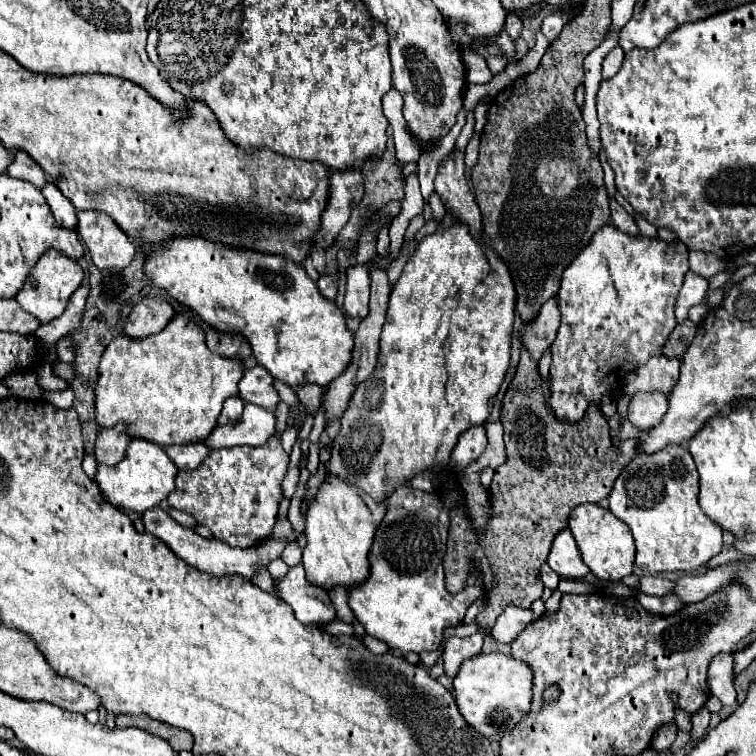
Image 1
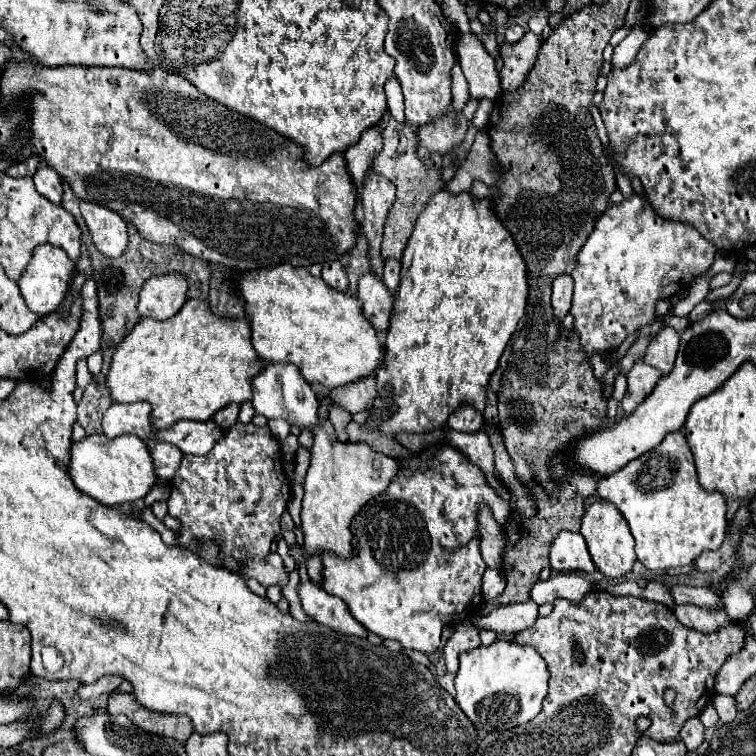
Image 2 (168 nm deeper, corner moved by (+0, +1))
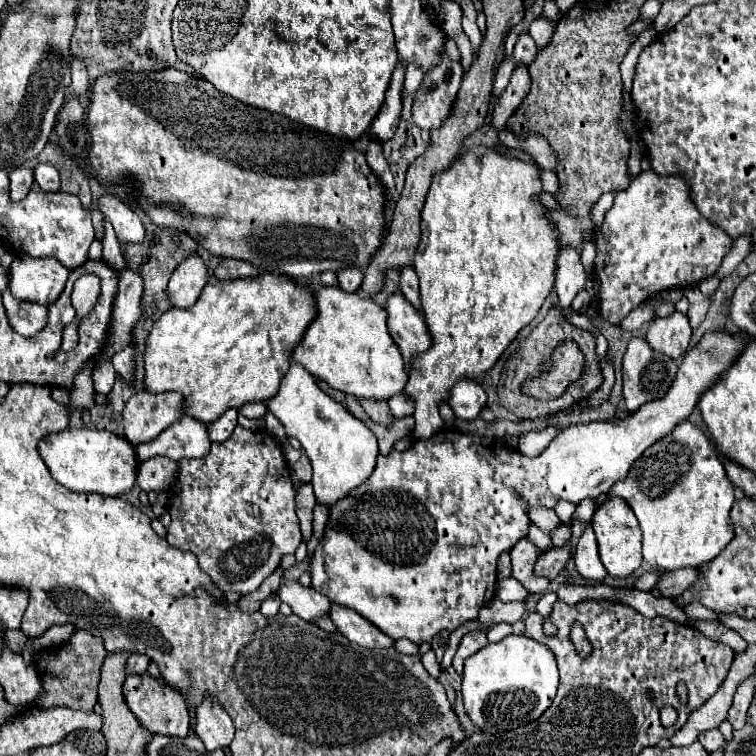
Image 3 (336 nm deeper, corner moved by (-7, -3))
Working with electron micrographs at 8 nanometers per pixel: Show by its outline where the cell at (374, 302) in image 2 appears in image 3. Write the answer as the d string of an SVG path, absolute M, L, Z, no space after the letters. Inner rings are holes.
M400 292L388 296L384 310L388 312L388 332L404 358L420 354L430 346L422 314Z

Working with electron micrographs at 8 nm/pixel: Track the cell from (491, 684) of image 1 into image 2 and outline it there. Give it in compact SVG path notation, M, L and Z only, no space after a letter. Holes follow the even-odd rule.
M495 640L491 646L479 646L459 656L461 666L455 676L455 702L477 728L479 736L503 732L533 720L547 696L549 670L541 654L531 646Z

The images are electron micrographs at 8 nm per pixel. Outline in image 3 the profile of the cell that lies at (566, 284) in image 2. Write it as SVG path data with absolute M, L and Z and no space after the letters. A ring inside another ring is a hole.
M562 250L556 268L556 292L562 308L568 308L576 294L586 288L586 272L580 262L580 254L576 250Z

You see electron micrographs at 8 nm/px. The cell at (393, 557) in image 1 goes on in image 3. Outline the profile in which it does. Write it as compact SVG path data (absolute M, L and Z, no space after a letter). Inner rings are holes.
M724 328L706 332L700 342L684 354L666 398L640 406L638 412L624 420L590 422L586 426L560 430L550 446L536 458L506 448L498 438L482 438L456 430L442 430L428 440L416 440L404 452L392 450L390 456L378 456L376 470L366 484L358 486L346 502L338 502L338 506L330 510L320 542L322 552L318 554L316 550L310 562L314 590L328 596L334 604L356 610L394 640L406 638L414 644L422 644L432 642L440 630L456 630L464 622L476 618L480 608L494 598L494 584L498 580L496 560L526 536L530 524L526 506L540 504L554 508L558 500L578 504L584 498L606 494L614 482L626 478L630 466L646 448L670 434L678 422L692 414L702 394L734 366L744 348L746 338L740 332L732 334Z

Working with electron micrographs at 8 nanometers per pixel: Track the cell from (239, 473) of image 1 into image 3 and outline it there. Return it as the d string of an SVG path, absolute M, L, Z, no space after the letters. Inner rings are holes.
M236 426L226 442L212 444L206 458L182 460L178 470L178 480L172 486L168 512L172 524L168 528L168 544L178 550L190 550L196 554L198 564L218 588L224 592L250 594L278 568L284 554L294 554L302 542L302 532L298 516L294 512L294 484L290 478L290 468L282 456L280 444L272 434L260 430L252 432Z

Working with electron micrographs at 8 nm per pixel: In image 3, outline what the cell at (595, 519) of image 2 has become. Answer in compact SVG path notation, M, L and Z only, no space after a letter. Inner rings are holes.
M610 498L602 502L592 518L592 528L598 540L600 560L608 574L612 578L628 578L632 572L636 572L642 564L642 532L638 526L638 520L634 518L634 512L630 506L626 506L620 498Z

